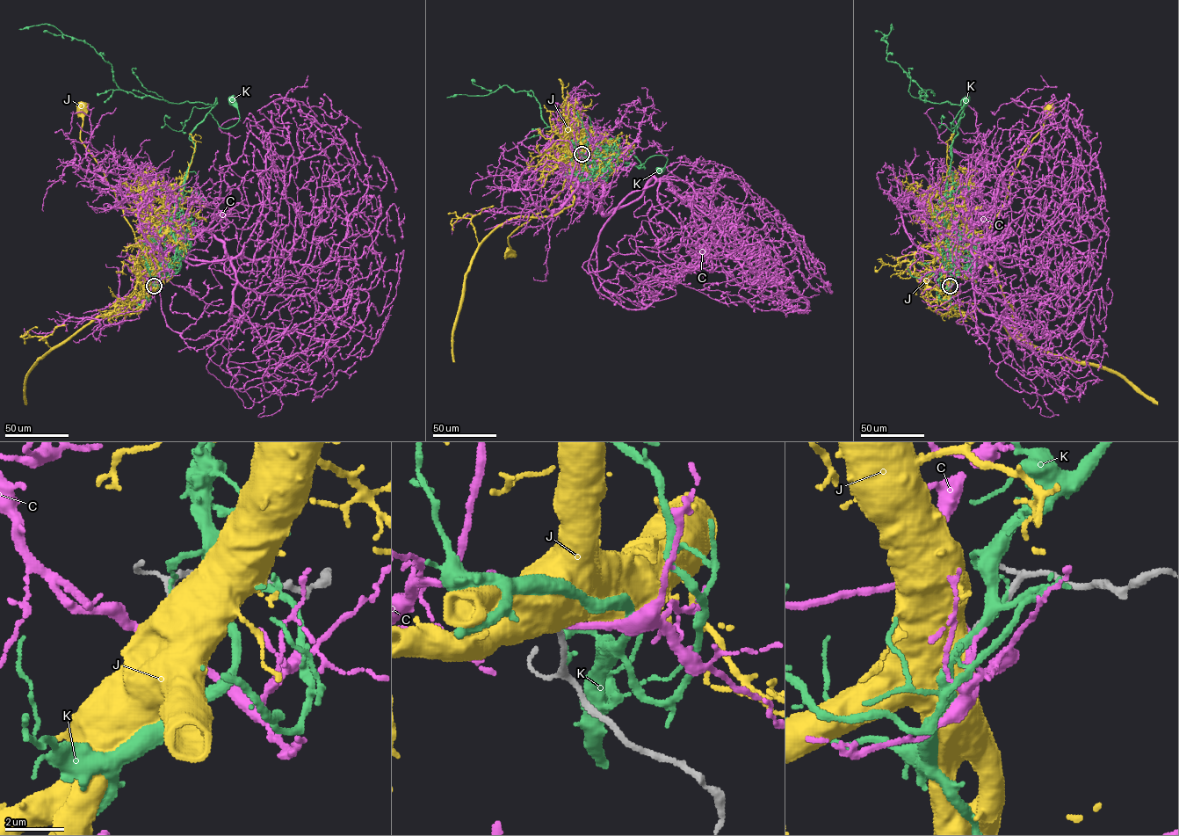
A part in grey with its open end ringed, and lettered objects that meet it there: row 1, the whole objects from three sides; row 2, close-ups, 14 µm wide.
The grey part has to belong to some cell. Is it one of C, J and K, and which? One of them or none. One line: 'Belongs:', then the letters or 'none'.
Belongs: J

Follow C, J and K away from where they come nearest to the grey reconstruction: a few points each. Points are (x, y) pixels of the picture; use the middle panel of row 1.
C: (582, 154), (572, 178), (603, 214), (654, 180), (603, 228), (597, 291), (645, 309), (696, 246), (670, 249)
J: (582, 154), (586, 150), (589, 152), (570, 174), (551, 204), (545, 210), (534, 214), (508, 237), (510, 253)
K: (582, 156), (588, 163), (603, 154), (601, 163), (610, 149), (640, 168), (663, 155), (660, 170)

